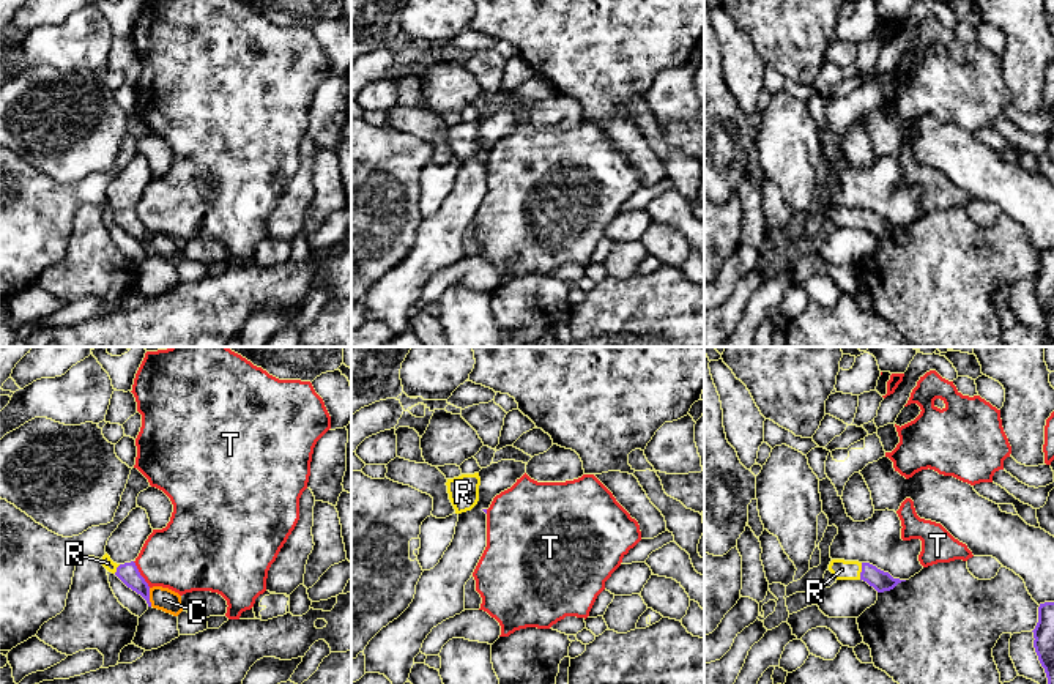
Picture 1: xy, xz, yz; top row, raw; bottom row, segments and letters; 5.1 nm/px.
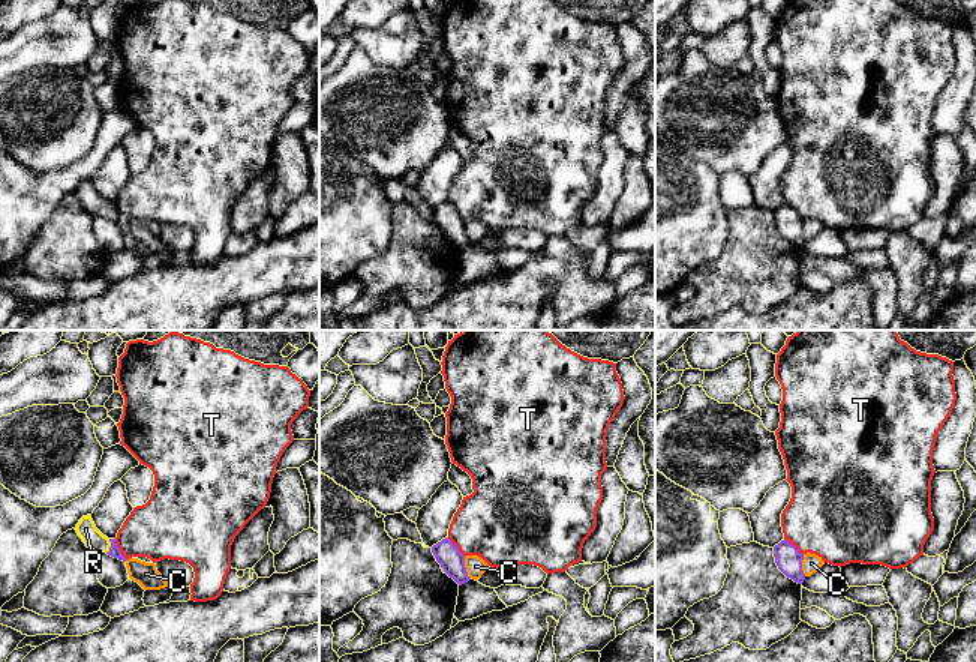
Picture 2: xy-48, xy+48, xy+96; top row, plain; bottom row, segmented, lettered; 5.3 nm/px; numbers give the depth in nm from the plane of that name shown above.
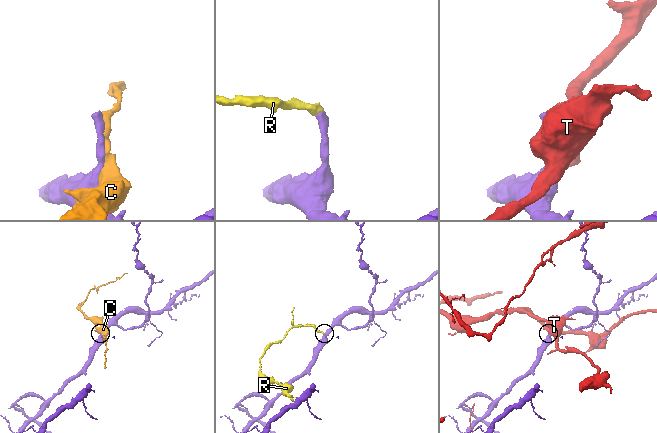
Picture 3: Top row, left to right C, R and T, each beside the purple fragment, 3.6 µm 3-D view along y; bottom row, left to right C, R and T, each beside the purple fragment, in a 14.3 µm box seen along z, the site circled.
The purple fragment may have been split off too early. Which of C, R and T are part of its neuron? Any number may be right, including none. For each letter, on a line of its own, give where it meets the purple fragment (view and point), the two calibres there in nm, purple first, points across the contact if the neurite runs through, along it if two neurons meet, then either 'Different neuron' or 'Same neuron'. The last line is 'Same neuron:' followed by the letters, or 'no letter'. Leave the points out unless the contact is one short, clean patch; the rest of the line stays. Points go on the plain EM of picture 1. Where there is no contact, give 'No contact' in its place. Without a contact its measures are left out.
C: Touches purple at xy (148, 245). Thickness 110 nm (purple) against 120 nm. Different neuron
R: Touches purple at yz (862, 218). Thickness 100 nm (purple) against 100 nm. Path across: yz (879, 227), (862, 218), (842, 216). Same neuron
T: Touches purple at xy (139, 221). Thickness 110 nm (purple) against 360 nm. Different neuron
Same neuron: R

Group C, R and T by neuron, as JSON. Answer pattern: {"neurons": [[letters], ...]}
{"neurons": [["C"], ["R"], ["T"]]}

